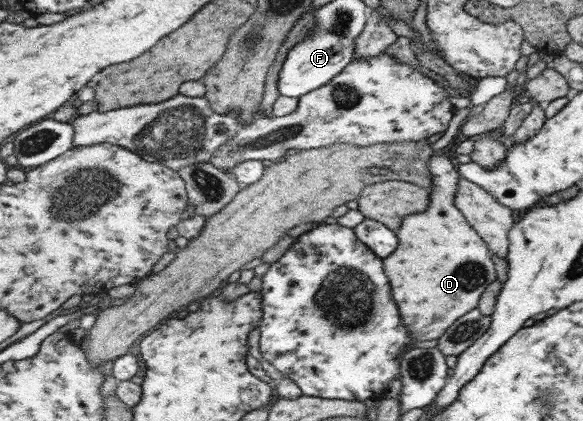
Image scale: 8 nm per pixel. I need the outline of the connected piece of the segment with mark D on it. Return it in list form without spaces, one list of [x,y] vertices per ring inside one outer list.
[[[436,153],[430,160],[429,167],[430,174],[434,177],[430,205],[425,212],[405,217],[403,226],[399,228],[399,250],[395,250],[395,254],[385,260],[387,276],[391,278],[395,298],[399,302],[399,308],[403,310],[403,320],[407,322],[409,334],[414,341],[439,340],[449,326],[478,308],[483,292],[486,292],[487,286],[493,284],[497,277],[490,246],[456,205],[456,192],[461,177],[458,168],[455,168],[449,156]]]

